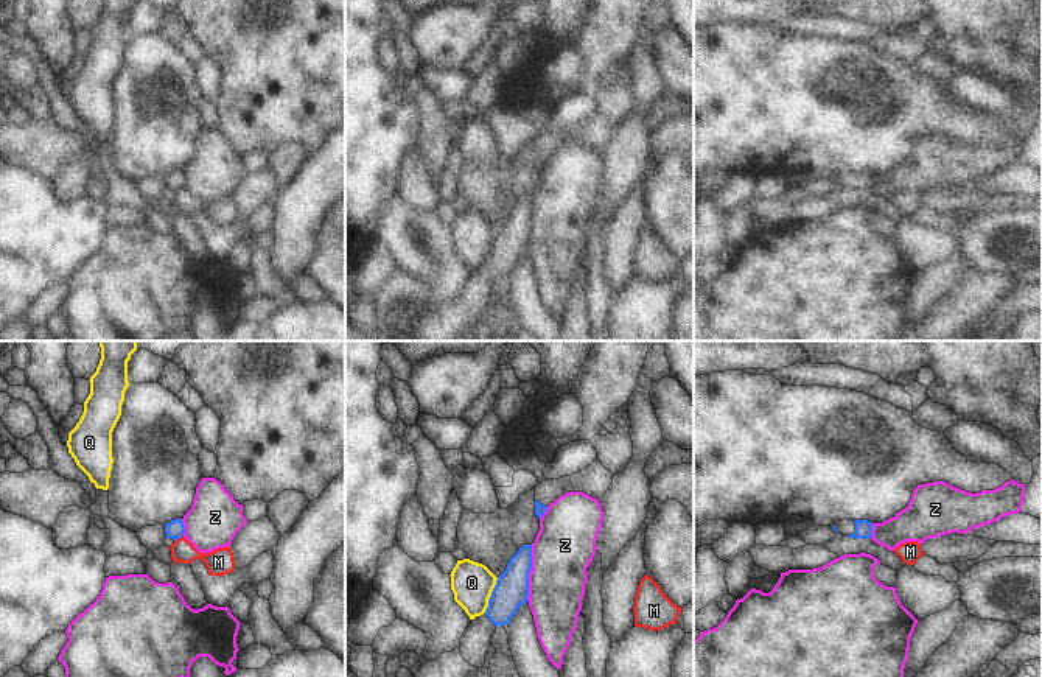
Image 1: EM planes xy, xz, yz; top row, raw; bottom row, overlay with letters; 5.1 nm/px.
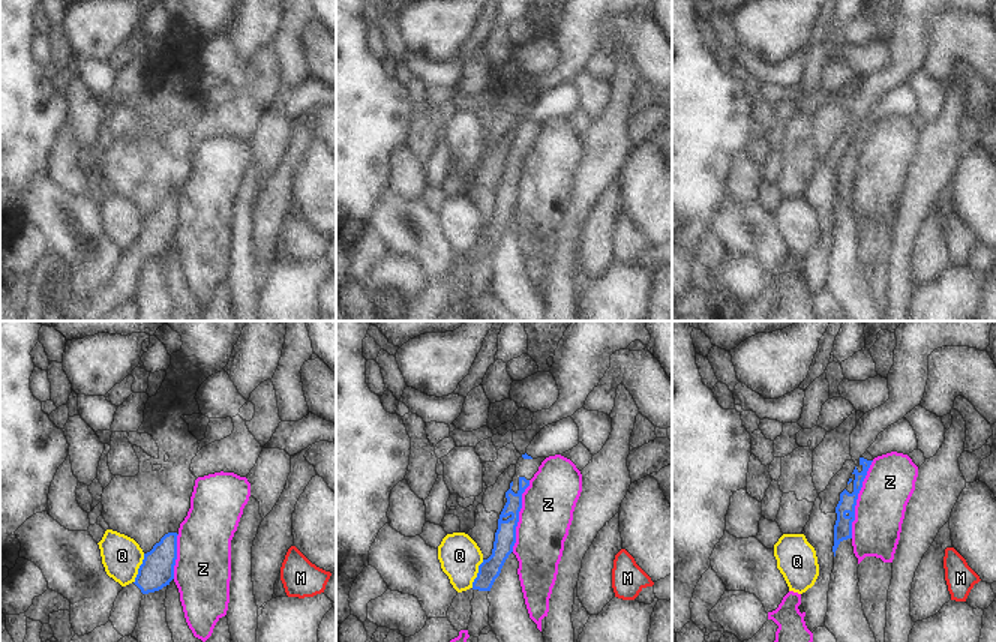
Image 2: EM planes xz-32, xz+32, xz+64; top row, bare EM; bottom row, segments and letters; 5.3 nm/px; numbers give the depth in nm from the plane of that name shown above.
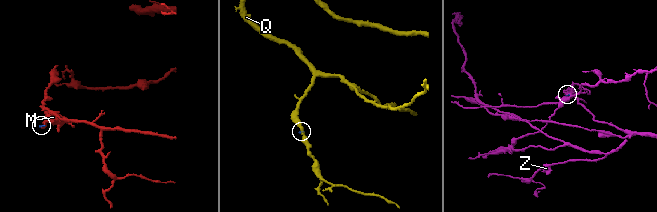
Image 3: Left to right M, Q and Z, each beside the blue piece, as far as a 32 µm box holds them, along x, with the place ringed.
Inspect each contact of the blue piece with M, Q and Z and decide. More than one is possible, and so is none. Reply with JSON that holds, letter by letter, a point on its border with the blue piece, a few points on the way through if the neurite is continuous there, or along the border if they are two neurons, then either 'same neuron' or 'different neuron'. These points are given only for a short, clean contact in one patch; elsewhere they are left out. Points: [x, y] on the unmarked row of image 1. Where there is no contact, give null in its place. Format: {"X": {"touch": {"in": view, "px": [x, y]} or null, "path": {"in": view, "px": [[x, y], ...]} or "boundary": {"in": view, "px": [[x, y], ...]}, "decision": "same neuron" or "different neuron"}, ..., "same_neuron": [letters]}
{"M": {"touch": {"in": "xy", "px": [178, 189]}, "boundary": {"in": "xy", "px": [[182, 185], [174, 193]]}, "decision": "different neuron"}, "Q": {"touch": {"in": "xz", "px": [492, 246]}, "boundary": {"in": "xz", "px": [[498, 229], [484, 263]]}, "decision": "different neuron"}, "Z": {"touch": {"in": "xz", "px": [529, 223]}, "decision": "different neuron"}, "same_neuron": []}

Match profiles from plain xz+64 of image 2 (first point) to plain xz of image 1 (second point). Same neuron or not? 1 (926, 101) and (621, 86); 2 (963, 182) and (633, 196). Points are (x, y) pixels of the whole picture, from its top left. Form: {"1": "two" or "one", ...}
{"1": "one", "2": "two"}

